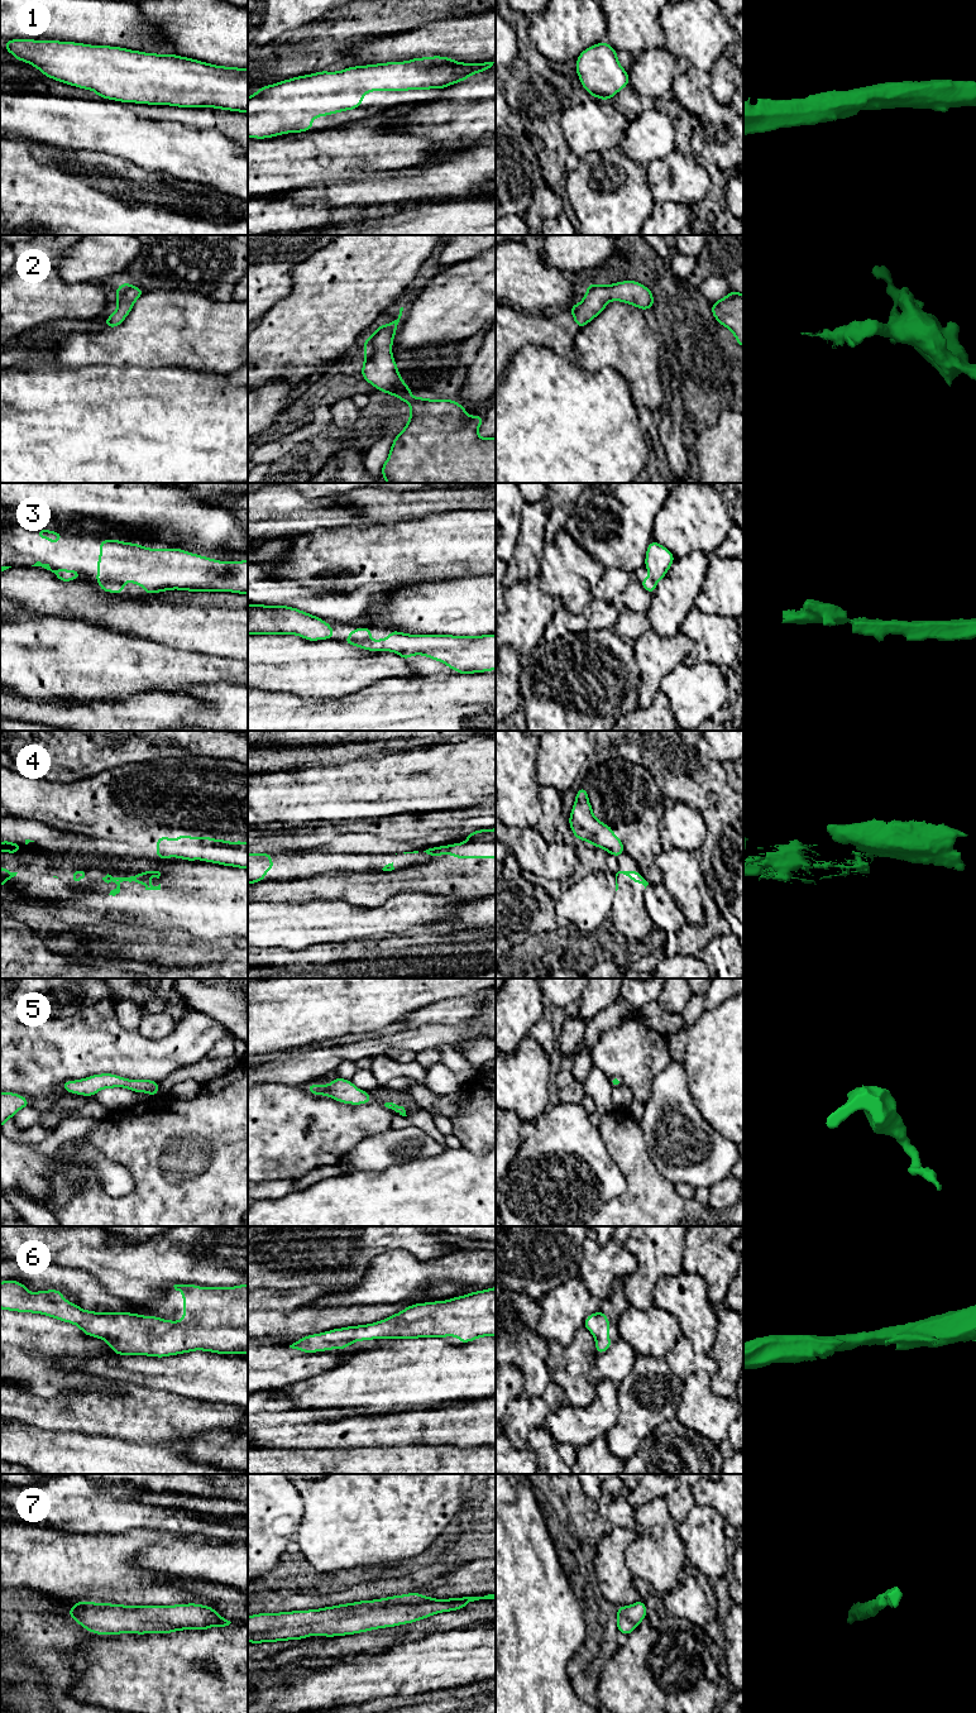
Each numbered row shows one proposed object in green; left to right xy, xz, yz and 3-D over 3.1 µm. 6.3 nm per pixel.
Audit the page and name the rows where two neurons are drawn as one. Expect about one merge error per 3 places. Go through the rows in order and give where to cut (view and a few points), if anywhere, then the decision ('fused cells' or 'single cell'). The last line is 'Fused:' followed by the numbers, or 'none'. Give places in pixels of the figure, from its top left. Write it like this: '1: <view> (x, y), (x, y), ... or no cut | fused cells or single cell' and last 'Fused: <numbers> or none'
1: no cut | single cell
2: no cut | single cell
3: no cut | single cell
4: xy (157, 855), (168, 856) | fused cells
5: no cut | single cell
6: no cut | single cell
7: no cut | single cell
Fused: 4

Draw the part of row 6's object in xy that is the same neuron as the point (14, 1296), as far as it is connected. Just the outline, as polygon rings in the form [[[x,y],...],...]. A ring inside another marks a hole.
[[[16,1281],[0,1282],[0,1308],[43,1314],[77,1325],[83,1334],[106,1341],[114,1354],[168,1356],[193,1350],[219,1354],[248,1354],[248,1284],[236,1287],[198,1287],[174,1284],[183,1295],[183,1320],[169,1321],[156,1316],[128,1312],[94,1312],[80,1308],[63,1300],[64,1292],[57,1289],[30,1293]]]

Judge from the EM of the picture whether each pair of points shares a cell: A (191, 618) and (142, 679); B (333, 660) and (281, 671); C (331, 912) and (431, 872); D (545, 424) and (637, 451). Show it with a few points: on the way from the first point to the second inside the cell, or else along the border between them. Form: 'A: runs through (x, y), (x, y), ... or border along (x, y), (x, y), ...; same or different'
A: border along (139, 637), (175, 649), (197, 652); different
B: runs through (320, 668), (293, 668); same
C: border along (323, 898), (344, 899), (355, 904), (382, 904); different
D: runs through (568, 445), (615, 451); same

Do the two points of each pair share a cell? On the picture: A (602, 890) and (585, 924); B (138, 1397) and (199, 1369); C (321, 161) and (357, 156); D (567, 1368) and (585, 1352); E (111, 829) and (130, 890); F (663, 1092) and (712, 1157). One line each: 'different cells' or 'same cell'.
A: same cell
B: different cells
C: same cell
D: same cell
E: different cells
F: same cell

